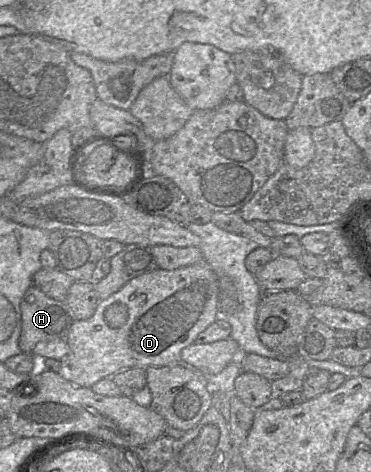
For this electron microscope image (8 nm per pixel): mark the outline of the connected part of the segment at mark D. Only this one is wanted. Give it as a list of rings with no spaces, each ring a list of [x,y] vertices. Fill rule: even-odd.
[[[201,260],[190,266],[170,271],[157,268],[152,272],[136,277],[124,285],[118,292],[112,294],[105,300],[100,301],[92,317],[87,320],[74,321],[66,338],[69,346],[69,353],[60,360],[63,366],[62,373],[59,374],[63,374],[77,386],[91,388],[100,380],[112,378],[114,374],[120,371],[183,364],[181,362],[181,351],[193,344],[197,336],[218,319],[218,297],[219,278],[212,267],[205,260]]]

